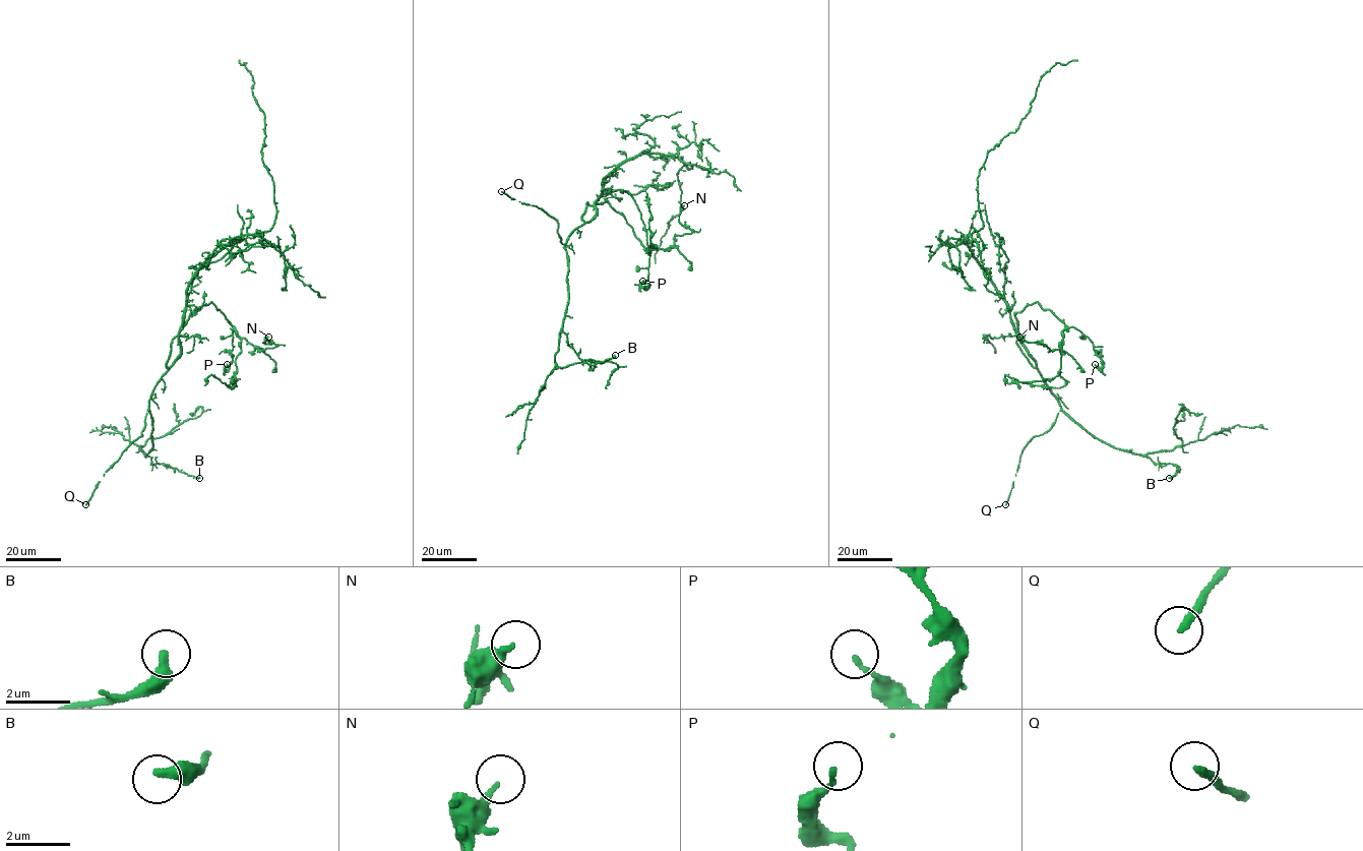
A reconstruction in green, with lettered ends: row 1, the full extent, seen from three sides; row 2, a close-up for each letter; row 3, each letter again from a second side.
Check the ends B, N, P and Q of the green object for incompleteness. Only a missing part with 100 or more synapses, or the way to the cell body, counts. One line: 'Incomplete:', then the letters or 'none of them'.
Incomplete: Q

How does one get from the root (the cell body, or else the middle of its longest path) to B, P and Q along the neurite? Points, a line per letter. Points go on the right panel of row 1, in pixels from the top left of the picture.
B: (1008, 306), (1016, 338), (1060, 408), (1115, 447), (1178, 468), (1169, 478)
P: (1008, 306), (1016, 330), (1014, 314), (1027, 305), (1037, 302), (1050, 310), (1089, 338), (1103, 367), (1095, 364)
Q: (1008, 306), (1016, 338), (1035, 362), (1060, 410), (1053, 425), (1034, 436), (1021, 451), (1005, 504)

